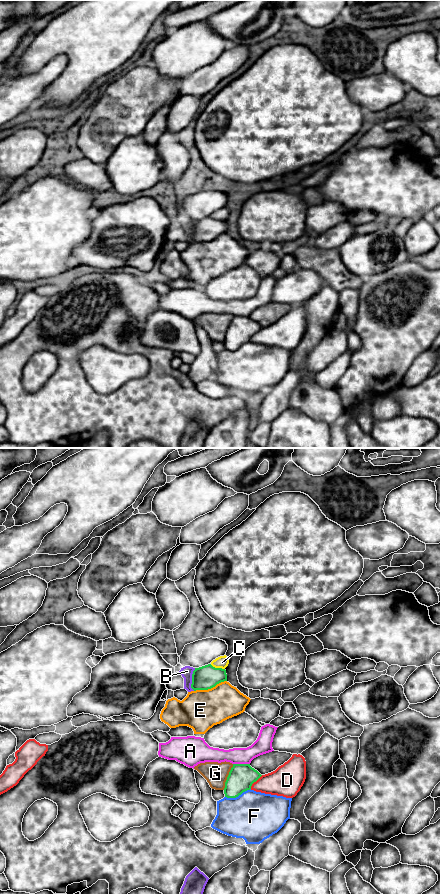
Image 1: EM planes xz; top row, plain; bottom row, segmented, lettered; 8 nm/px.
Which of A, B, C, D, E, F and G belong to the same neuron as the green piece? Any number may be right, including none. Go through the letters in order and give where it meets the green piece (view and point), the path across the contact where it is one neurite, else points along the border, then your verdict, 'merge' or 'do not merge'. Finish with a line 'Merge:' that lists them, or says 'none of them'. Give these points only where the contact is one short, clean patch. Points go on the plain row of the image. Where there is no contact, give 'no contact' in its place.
A: meets green in xz at (241, 316); do not merge
B: meets green in xz at (192, 231); do not merge
C: meets green in xz at (217, 220); do not merge
D: meets green in xz at (255, 333); do not merge
E: meets green in xz at (210, 240); do not merge
F: meets green in xz at (237, 348); do not merge
G: meets green in xz at (227, 329); do not merge
Merge: none of them

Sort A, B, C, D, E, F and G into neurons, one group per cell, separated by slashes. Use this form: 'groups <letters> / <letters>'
groups A / B / C / D / E / F / G

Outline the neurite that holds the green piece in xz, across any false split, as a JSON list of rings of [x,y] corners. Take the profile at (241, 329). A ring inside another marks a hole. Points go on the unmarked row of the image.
[[[233,316],[225,334],[225,349],[236,350],[243,344],[250,342],[252,336],[261,328],[250,316]]]

